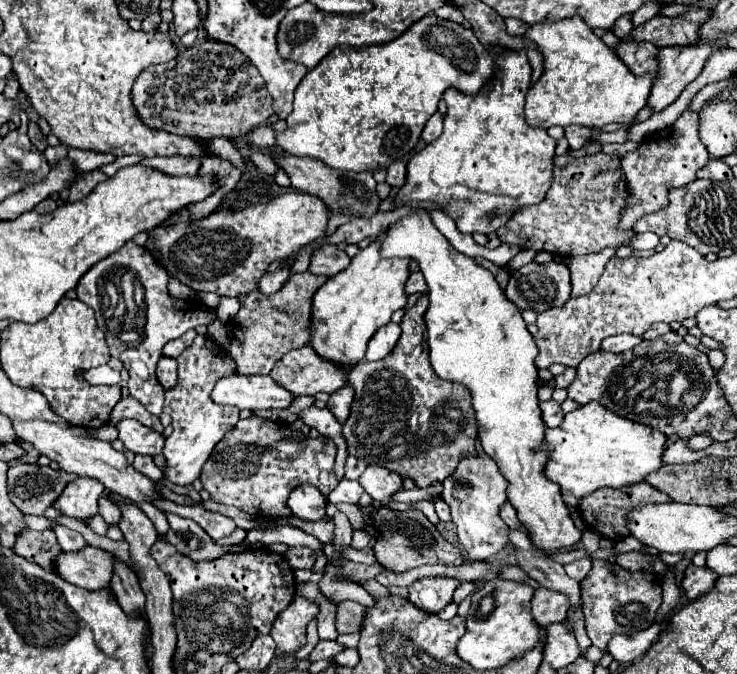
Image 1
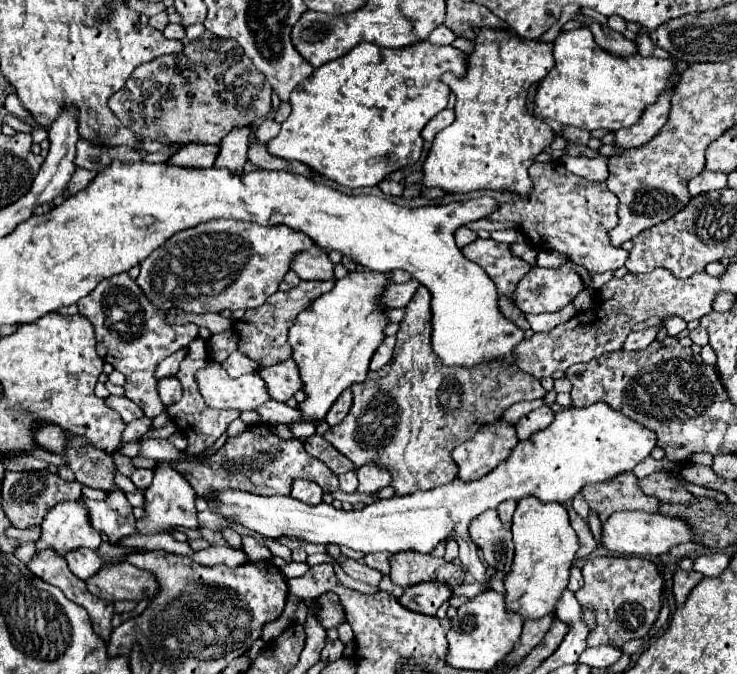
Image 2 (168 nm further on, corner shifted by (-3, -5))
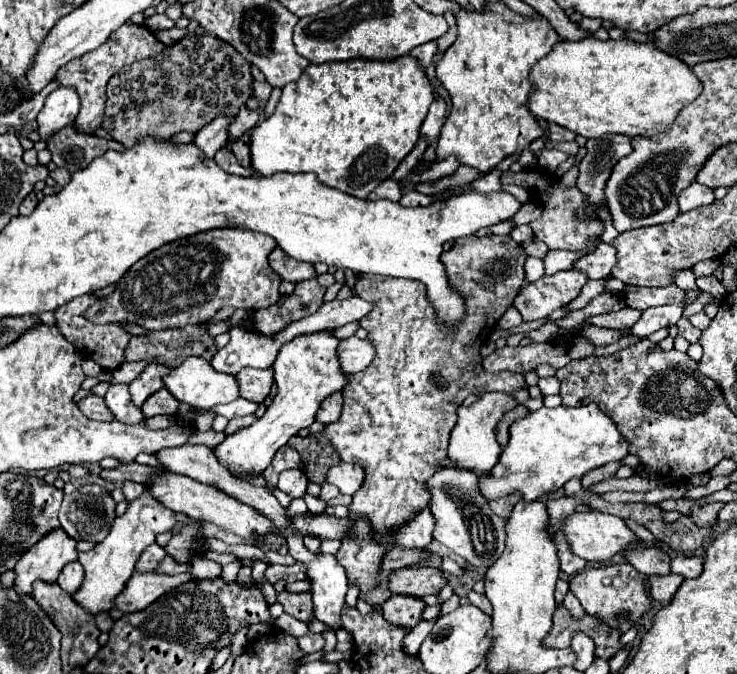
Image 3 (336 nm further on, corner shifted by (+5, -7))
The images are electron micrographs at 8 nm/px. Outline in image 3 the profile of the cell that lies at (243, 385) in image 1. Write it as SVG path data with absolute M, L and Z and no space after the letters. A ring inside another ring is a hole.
M190 356L186 358L180 366L172 368L168 374L164 374L162 378L166 390L180 402L192 406L192 408L200 408L200 410L208 410L216 404L226 404L226 402L232 402L236 398L240 398L238 394L238 382L234 376L228 376L228 374L222 374L222 372L216 372L208 360L204 358L196 358L196 356Z

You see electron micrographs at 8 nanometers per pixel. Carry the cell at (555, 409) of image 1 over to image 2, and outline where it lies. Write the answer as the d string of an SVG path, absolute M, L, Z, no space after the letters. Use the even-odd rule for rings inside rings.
M542 406L542 408L530 412L528 416L520 418L516 424L518 440L528 440L532 434L548 428L548 424L552 424L552 420L554 420L554 410L550 406Z

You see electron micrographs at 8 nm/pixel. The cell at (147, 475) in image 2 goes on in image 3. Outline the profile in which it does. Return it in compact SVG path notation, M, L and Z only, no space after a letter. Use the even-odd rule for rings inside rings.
M124 482L122 490L124 490L126 500L128 500L128 502L132 502L134 498L140 498L140 494L144 492L144 486L140 486L140 484L136 484L136 482Z

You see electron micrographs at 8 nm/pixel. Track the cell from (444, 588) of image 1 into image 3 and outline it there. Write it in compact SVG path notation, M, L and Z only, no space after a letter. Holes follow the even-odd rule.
M392 596L388 598L380 610L382 616L394 624L394 626L404 626L404 628L412 628L422 620L422 610L424 610L424 602L412 596Z

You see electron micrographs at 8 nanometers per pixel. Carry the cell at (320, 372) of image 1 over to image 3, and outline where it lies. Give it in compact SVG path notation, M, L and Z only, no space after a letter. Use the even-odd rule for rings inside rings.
M244 368L240 374L236 374L240 396L250 402L264 402L264 398L270 394L270 388L274 384L274 370L256 370L256 368Z

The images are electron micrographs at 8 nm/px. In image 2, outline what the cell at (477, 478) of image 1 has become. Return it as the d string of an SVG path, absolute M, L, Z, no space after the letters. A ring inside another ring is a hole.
M504 422L488 424L474 438L454 448L452 458L458 464L458 480L480 480L498 464L504 464L516 444L514 426Z

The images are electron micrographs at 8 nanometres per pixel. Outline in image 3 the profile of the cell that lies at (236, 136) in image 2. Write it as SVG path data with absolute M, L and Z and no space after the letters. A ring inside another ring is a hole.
M242 106L240 112L238 112L238 116L236 116L236 120L232 122L232 126L230 126L230 130L228 130L228 132L230 132L230 138L234 140L234 138L242 136L244 132L252 130L258 120L260 120L260 108L258 108L258 110L250 110L250 108Z

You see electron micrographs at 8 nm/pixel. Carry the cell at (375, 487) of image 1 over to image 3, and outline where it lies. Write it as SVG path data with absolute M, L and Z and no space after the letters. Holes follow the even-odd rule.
M340 462L340 464L332 466L332 470L328 470L326 482L334 484L342 494L352 496L364 482L364 470L362 470L360 464Z

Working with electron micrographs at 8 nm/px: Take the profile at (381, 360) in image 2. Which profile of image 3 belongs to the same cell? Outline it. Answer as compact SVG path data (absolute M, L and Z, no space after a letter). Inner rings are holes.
M356 336L340 340L340 366L346 374L362 372L374 358L372 344Z

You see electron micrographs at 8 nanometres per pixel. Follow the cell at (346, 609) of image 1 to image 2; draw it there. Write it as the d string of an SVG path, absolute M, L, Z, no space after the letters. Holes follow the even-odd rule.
M326 592L326 594L318 596L318 604L320 604L318 618L324 628L338 628L342 622L346 622L344 608L334 592Z

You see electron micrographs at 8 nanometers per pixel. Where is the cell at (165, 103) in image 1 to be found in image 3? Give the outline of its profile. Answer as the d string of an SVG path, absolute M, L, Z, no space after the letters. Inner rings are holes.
M188 34L180 42L168 46L164 52L124 66L108 82L108 100L102 128L112 140L122 146L134 146L142 136L154 136L156 140L170 140L178 132L196 132L206 126L218 112L238 114L240 106L252 96L250 64L224 40L212 34Z

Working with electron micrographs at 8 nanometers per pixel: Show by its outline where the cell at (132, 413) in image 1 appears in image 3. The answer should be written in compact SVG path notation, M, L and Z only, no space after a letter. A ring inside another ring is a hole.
M88 394L86 398L82 398L82 400L78 402L78 408L80 408L80 412L82 412L84 416L88 416L90 420L106 420L106 422L114 420L112 414L108 412L106 404L104 404L104 398L100 398L100 396Z

